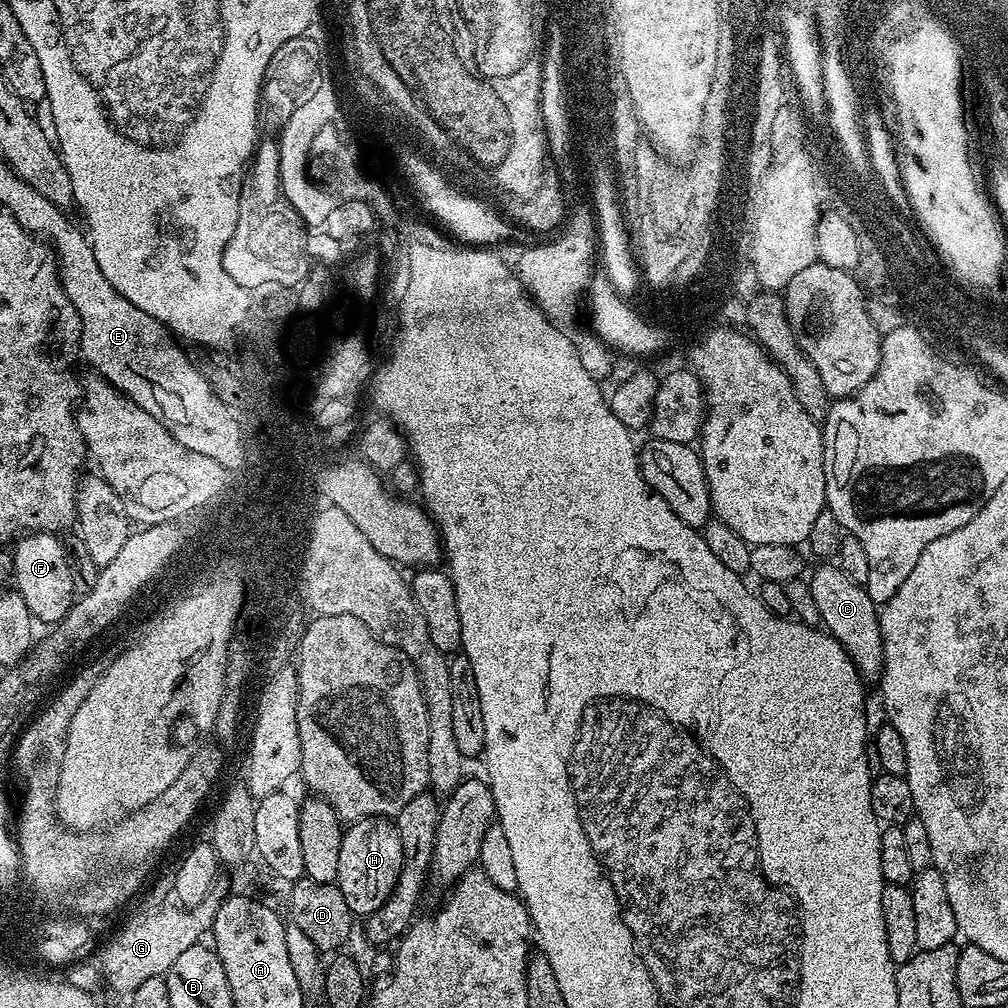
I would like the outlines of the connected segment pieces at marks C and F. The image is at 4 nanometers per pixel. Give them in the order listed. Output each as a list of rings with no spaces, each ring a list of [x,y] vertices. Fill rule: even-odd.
[[[820,562],[807,577],[814,606],[818,606],[820,624],[848,652],[861,677],[879,677],[884,665],[884,639],[880,633],[880,613],[878,606],[862,584],[856,584],[850,574],[840,569],[839,563]]]
[[[43,530],[35,534],[24,534],[15,541],[16,552],[11,553],[15,591],[22,594],[33,621],[40,623],[41,620],[47,626],[60,623],[74,603],[70,559],[56,540],[59,539],[53,533]]]

